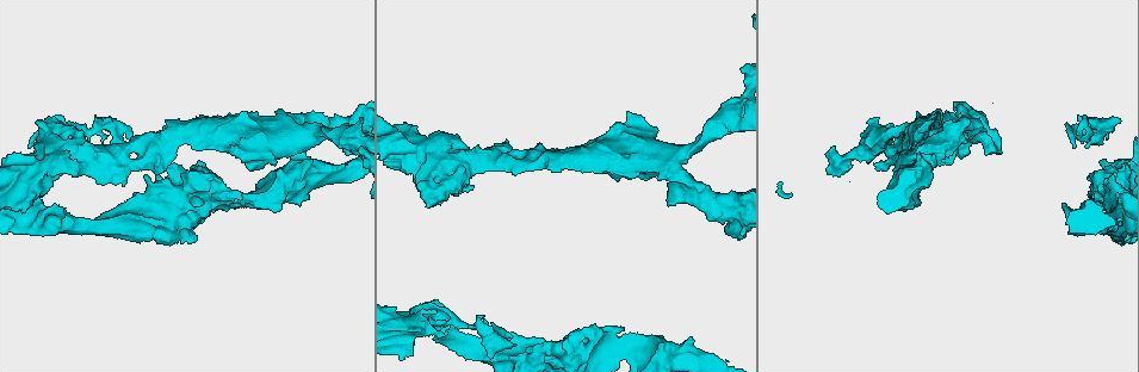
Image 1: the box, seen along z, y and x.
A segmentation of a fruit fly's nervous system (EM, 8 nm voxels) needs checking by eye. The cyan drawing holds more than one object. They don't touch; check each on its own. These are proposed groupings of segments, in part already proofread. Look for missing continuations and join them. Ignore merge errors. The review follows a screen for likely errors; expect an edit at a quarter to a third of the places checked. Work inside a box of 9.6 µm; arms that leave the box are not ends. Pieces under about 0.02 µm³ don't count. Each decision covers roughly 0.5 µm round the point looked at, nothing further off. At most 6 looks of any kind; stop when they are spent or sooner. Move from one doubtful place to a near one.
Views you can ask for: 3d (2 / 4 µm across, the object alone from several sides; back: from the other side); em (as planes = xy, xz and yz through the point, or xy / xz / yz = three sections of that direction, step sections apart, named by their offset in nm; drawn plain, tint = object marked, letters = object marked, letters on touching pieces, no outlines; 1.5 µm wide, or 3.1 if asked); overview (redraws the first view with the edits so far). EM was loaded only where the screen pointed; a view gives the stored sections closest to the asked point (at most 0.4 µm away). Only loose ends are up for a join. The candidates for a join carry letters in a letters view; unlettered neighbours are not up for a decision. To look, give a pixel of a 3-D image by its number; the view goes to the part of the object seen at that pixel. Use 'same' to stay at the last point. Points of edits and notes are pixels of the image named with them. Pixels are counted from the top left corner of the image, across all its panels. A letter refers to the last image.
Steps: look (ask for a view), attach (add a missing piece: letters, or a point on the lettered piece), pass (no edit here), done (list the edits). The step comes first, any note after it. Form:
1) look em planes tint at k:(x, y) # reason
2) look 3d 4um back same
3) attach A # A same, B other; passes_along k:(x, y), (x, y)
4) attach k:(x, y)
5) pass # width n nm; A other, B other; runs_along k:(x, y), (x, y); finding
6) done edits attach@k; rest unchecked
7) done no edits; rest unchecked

look em yz step 8 letters at 1:(30, 148) # an open end

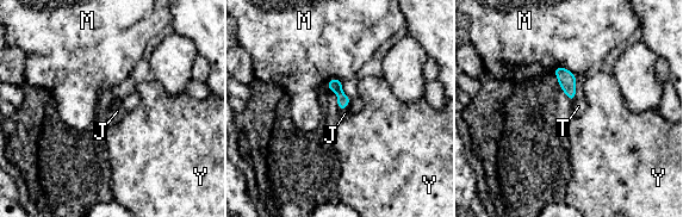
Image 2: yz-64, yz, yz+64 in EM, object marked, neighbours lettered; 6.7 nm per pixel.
look em planes letters same # cut it another way

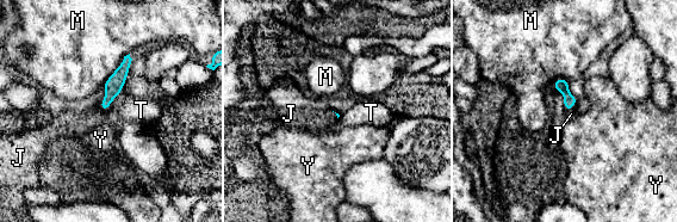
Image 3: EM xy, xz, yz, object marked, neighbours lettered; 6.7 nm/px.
attach J # J same, M other, T other, Y other; passes_along 3:(115, 84), (100, 108), (66, 121); it goes on there

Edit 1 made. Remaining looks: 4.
look overview

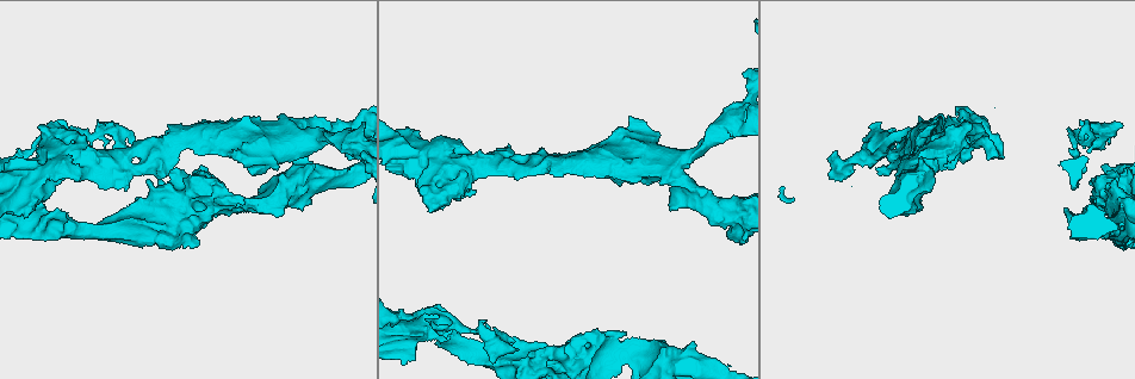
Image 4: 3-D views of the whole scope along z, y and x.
look 3d 4um at 4:(491, 363) # an open end

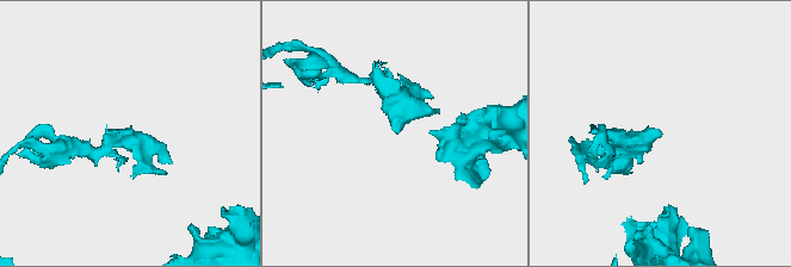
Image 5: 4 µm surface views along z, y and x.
look em planes tint at 5:(661, 133)

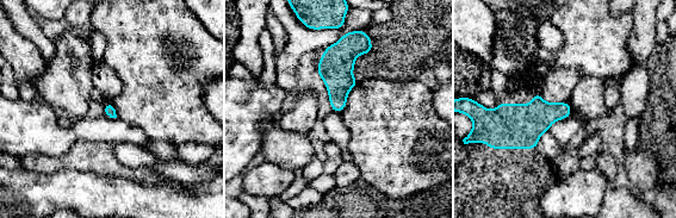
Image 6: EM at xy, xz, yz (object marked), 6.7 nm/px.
look em planes letters same

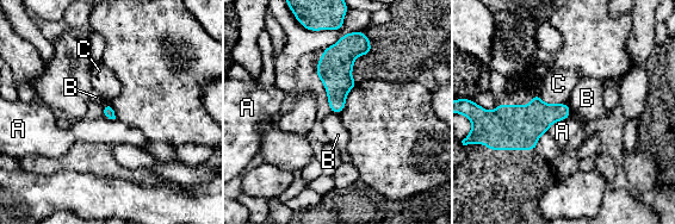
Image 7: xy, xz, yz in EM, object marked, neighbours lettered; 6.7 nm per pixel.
pass # A other, B other, C other; border 7:(109, 103), (101, 107); no lettered piece goes on from it

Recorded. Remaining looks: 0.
done edits attach@3; rest unchecked

